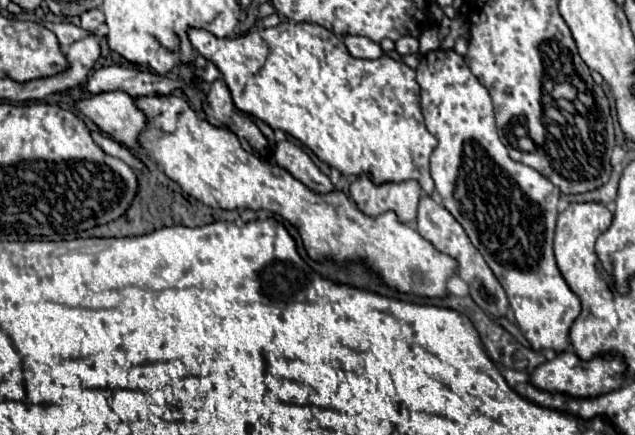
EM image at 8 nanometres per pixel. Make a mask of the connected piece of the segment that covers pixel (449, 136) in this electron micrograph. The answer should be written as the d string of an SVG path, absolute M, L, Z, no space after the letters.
M442 48L428 52L422 56L416 72L416 80L422 88L420 104L426 128L438 138L438 146L430 158L430 170L444 208L460 222L470 242L480 250L482 258L502 284L514 310L514 318L530 346L534 350L552 350L556 354L566 352L570 346L570 328L582 308L578 296L564 282L552 250L560 190L534 168L510 160L506 146L498 138L490 94L470 72L460 54Z

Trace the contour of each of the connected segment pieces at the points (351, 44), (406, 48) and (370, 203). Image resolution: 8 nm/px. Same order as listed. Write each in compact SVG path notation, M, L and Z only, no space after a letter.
M346 36L344 42L346 42L346 48L350 50L350 54L354 54L356 58L378 60L378 58L384 56L380 44L372 42L370 38L364 38L364 36Z
M404 36L404 38L400 38L400 40L396 42L396 52L398 52L400 56L416 54L418 48L420 48L420 42L418 42L418 38L412 38L412 36Z
M366 174L350 186L350 198L370 218L376 218L388 210L396 212L398 220L404 224L416 222L418 200L422 188L418 182L400 182L400 184L382 184L374 186Z

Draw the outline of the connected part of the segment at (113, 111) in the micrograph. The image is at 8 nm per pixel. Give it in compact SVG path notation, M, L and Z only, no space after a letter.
M104 92L80 100L76 108L88 116L104 134L130 150L142 150L140 134L148 124L148 116L136 106L126 92Z

